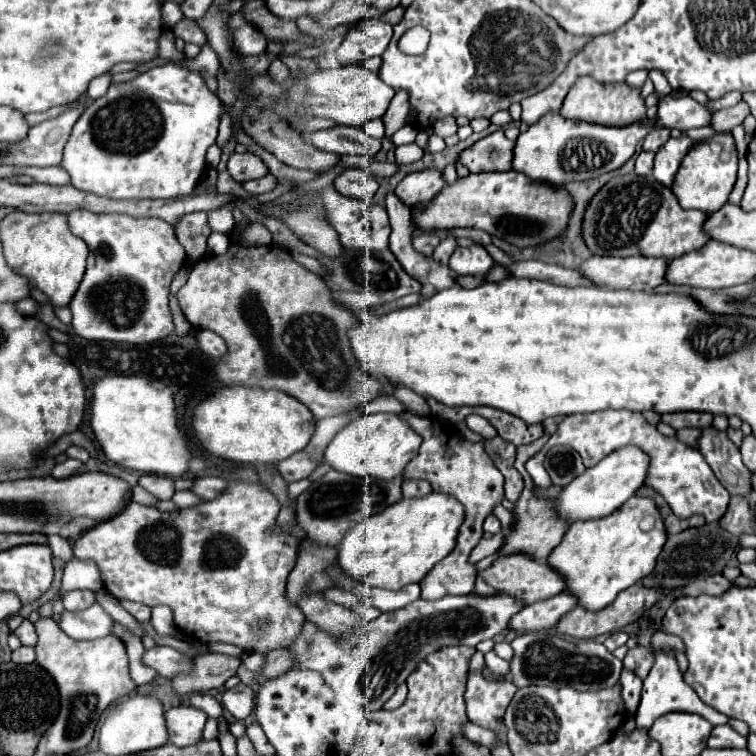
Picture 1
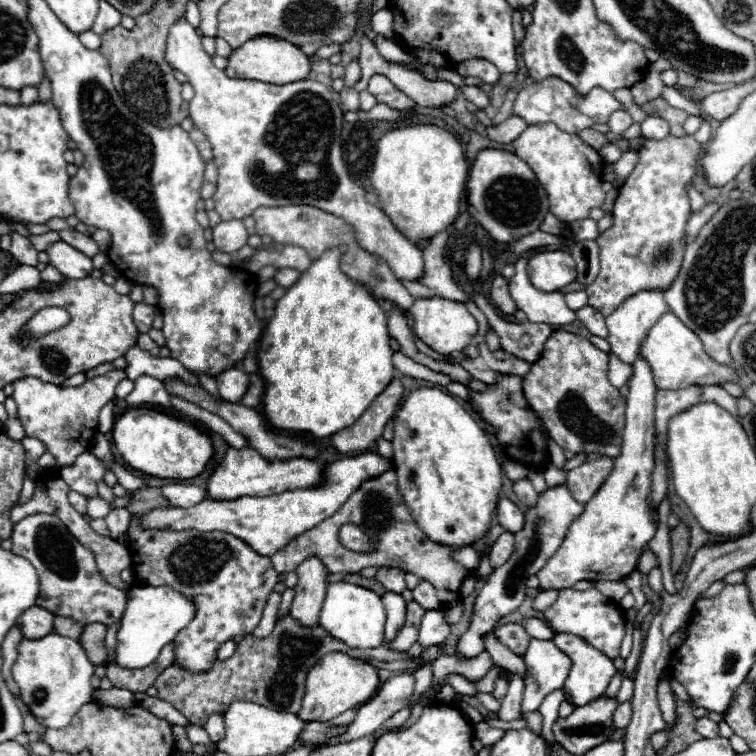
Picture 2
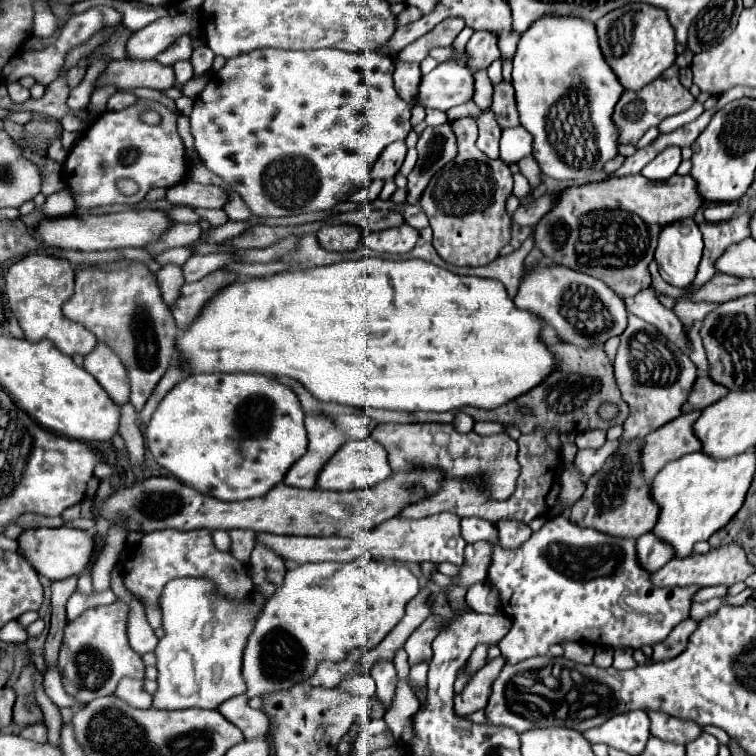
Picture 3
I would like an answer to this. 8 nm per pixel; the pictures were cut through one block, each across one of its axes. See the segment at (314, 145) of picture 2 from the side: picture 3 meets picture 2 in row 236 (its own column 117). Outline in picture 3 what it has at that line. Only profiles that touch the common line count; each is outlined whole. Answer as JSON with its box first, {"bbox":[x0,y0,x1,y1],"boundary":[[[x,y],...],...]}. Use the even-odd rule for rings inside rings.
{"bbox":[84,342,130,406],"boundary":[[[98,342],[94,352],[84,358],[84,368],[100,382],[100,386],[118,406],[128,402],[130,386],[124,364],[104,342]]]}

